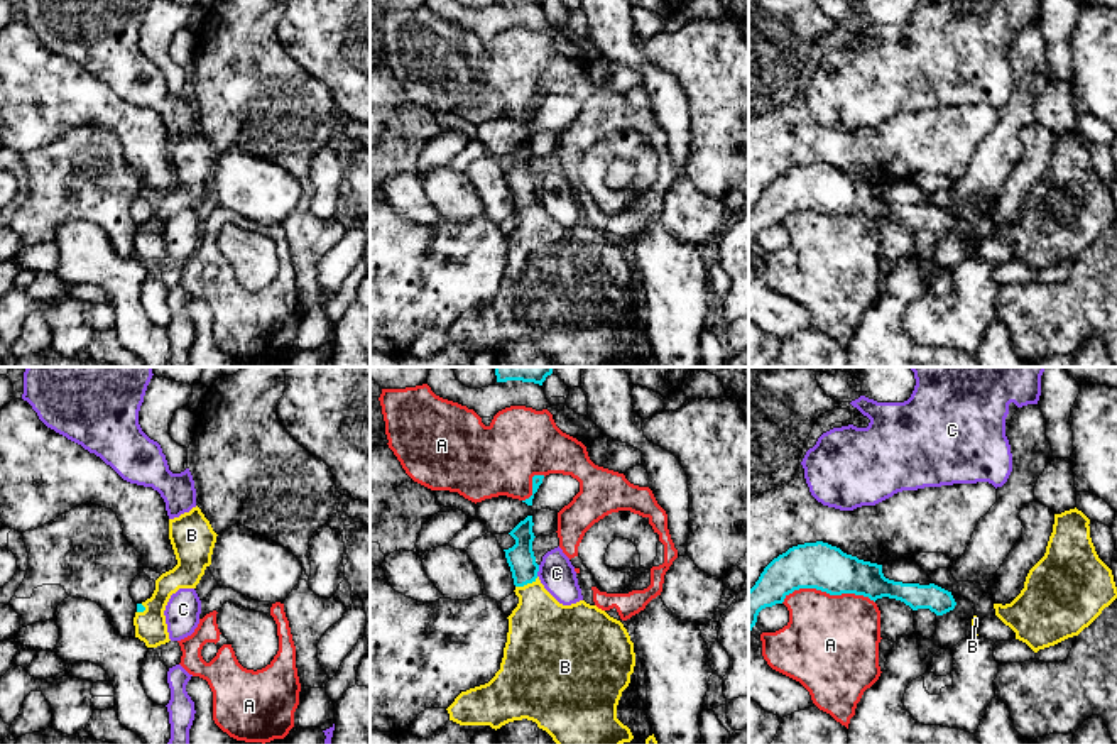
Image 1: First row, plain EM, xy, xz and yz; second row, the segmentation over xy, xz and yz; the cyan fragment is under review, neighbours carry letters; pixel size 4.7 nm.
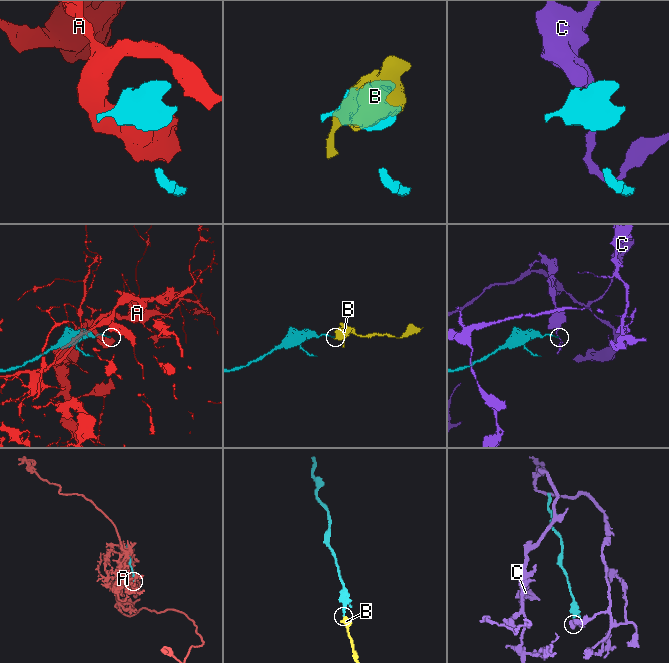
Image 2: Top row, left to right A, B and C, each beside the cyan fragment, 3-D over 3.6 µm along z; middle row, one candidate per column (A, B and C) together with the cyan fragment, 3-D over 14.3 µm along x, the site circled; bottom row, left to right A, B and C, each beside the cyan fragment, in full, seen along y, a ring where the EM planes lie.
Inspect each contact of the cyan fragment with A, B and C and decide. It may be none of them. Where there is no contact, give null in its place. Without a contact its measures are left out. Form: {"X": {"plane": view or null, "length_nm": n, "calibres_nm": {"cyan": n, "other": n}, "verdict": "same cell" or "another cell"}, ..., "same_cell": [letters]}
{"A": {"plane": "yz", "length_nm": 440, "calibres_nm": {"cyan": 220, "other": 460}, "verdict": "another cell"}, "B": {"plane": "xz", "length_nm": 120, "calibres_nm": {"cyan": 130, "other": 320}, "verdict": "same cell"}, "C": {"plane": "xz", "length_nm": 60, "calibres_nm": {"cyan": 130, "other": 170}, "verdict": "another cell"}, "same_cell": ["B"]}

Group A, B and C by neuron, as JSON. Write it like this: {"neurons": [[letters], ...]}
{"neurons": [["A"], ["B"], ["C"]]}

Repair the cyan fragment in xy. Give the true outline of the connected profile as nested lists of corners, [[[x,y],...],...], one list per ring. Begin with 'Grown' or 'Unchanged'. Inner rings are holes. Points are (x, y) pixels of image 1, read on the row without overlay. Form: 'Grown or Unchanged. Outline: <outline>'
Grown. Outline: [[[198,127],[169,140],[169,161],[177,186],[155,201],[152,218],[137,225],[133,238],[135,259],[144,262],[147,269],[171,262],[164,237],[166,227],[179,210],[196,210],[204,191],[211,186],[216,157]]]

